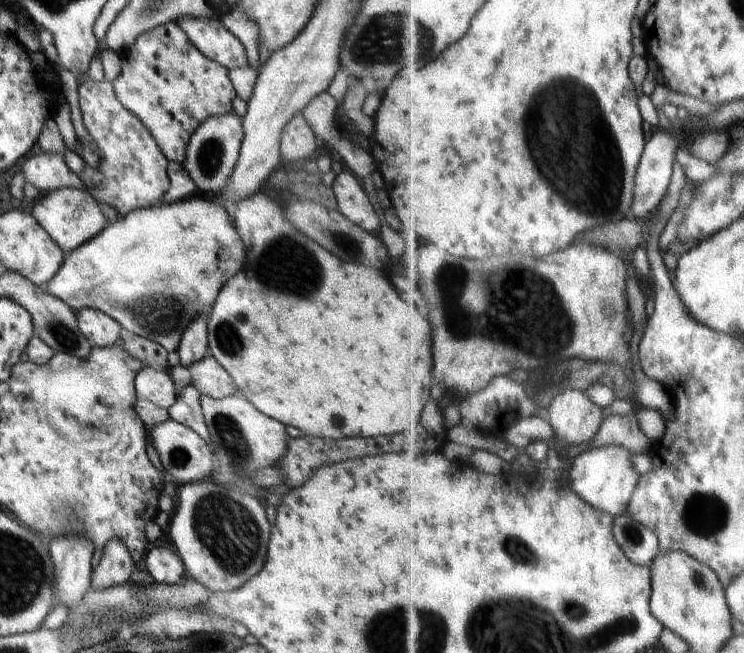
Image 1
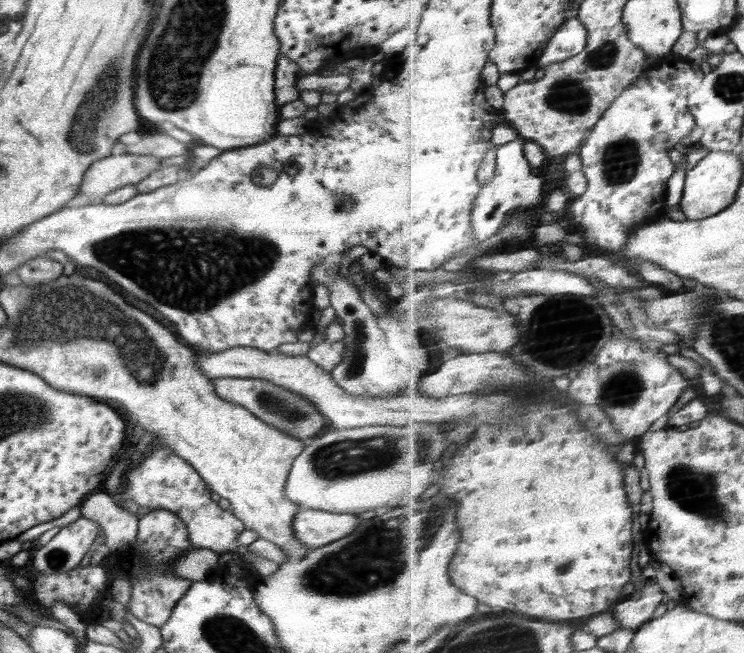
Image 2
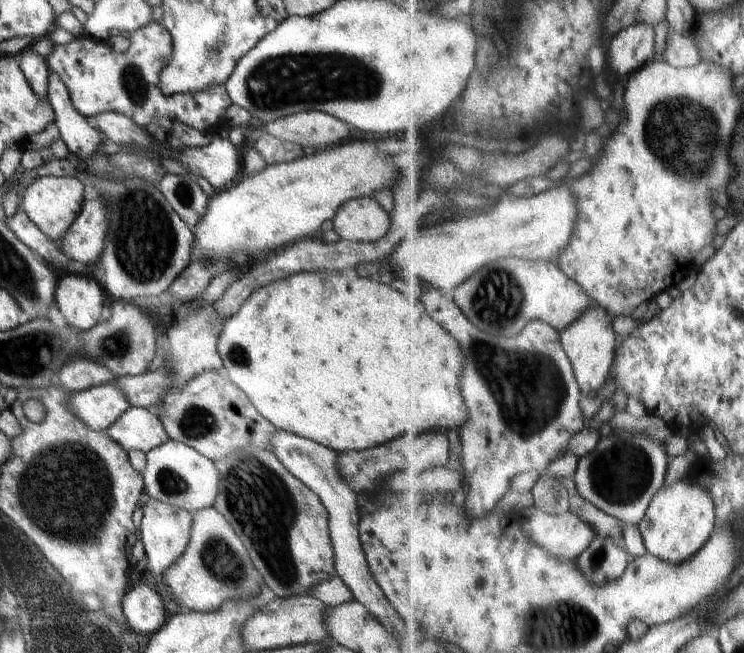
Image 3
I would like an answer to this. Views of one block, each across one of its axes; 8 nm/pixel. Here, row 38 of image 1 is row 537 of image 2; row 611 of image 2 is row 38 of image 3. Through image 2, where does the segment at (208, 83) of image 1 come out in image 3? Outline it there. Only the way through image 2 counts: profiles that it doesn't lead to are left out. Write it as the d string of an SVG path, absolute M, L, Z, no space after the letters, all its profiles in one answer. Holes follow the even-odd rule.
M151 21L146 27L136 30L132 36L130 36L130 47L124 52L115 52L112 50L110 44L107 41L101 41L100 39L94 38L88 34L83 34L80 37L74 37L73 42L70 44L53 44L50 54L43 58L48 66L51 73L56 74L56 77L66 86L68 90L72 105L77 109L78 114L84 116L88 119L94 117L97 113L102 113L103 111L116 112L117 114L124 115L128 119L132 120L138 127L145 129L148 124L158 124L170 138L172 128L175 122L182 123L184 126L188 126L194 130L200 132L212 132L218 130L218 127L223 127L227 125L226 112L227 109L233 104L231 102L230 96L227 96L226 90L222 84L212 84L207 88L200 89L195 92L186 93L173 93L172 95L167 95L163 92L163 86L161 84L161 73L165 67L168 67L170 60L172 59L172 38L168 33L168 30L161 24L161 22Z

